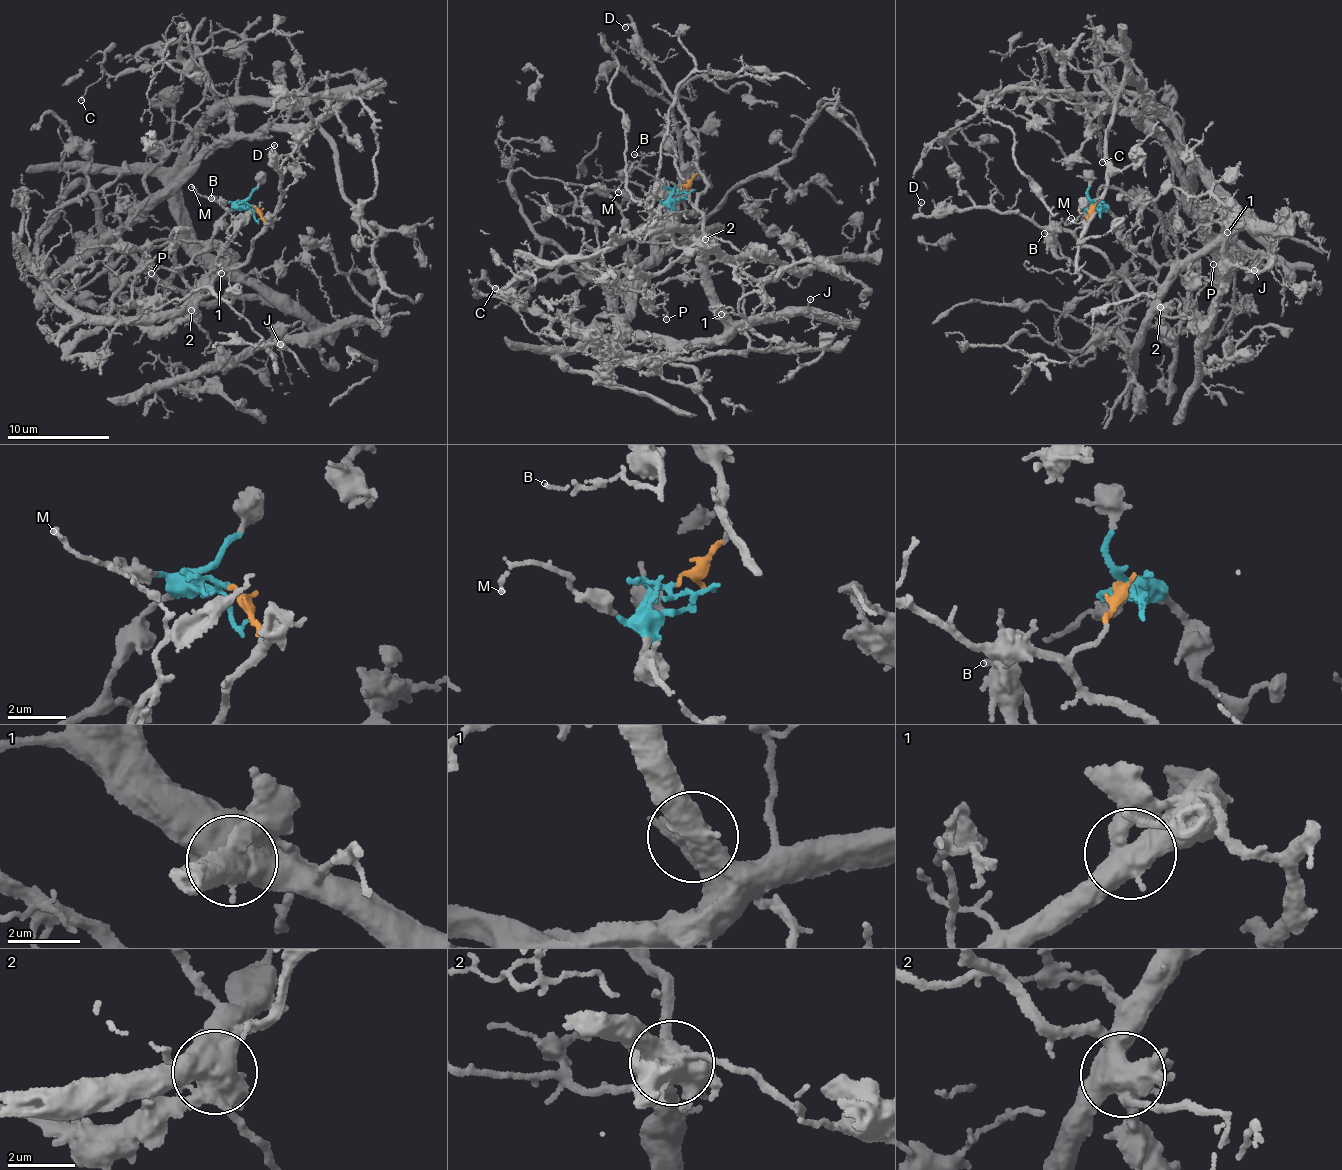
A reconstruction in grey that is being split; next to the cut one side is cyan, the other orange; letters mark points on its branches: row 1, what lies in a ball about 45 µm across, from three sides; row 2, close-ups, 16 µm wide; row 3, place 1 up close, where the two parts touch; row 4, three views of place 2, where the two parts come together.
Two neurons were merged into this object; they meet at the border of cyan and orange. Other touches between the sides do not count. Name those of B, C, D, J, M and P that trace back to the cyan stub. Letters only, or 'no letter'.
C, J, M

